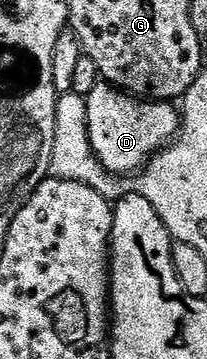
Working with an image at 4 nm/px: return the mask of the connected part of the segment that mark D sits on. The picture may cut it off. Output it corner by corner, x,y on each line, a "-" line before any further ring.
97,82
93,86
93,90
87,93
85,103
87,105
85,125
87,138
91,144
91,151
94,152
96,160
111,174
131,172
134,168
139,167
139,169
142,169
147,161
176,135
181,123
180,109
174,103
144,100
129,96
126,92
112,88
106,82

